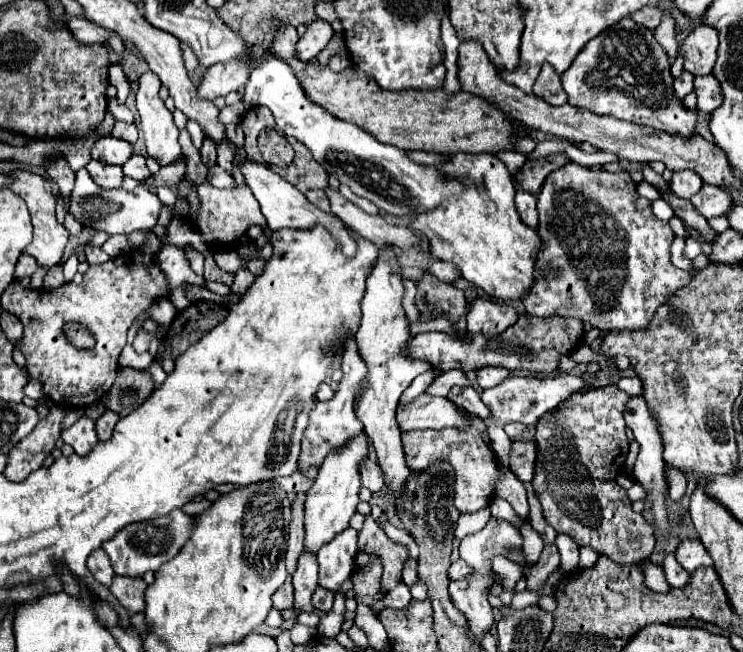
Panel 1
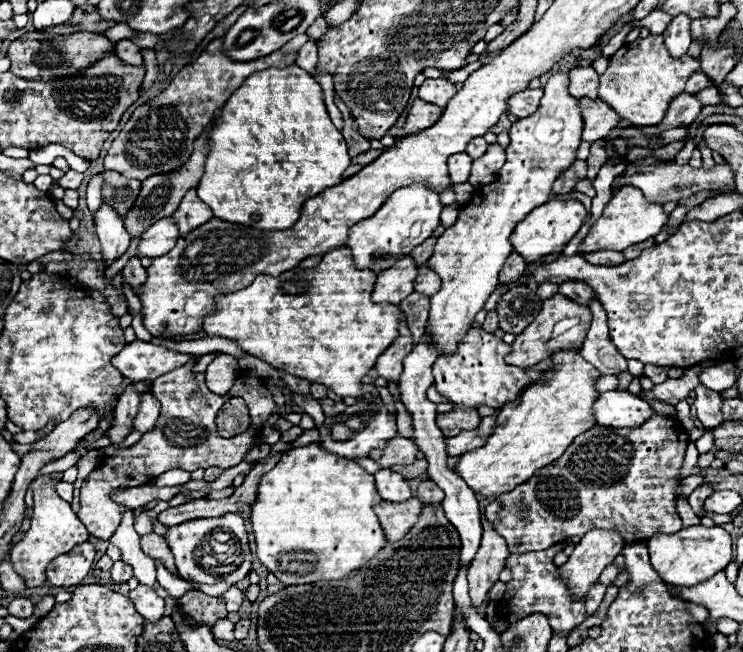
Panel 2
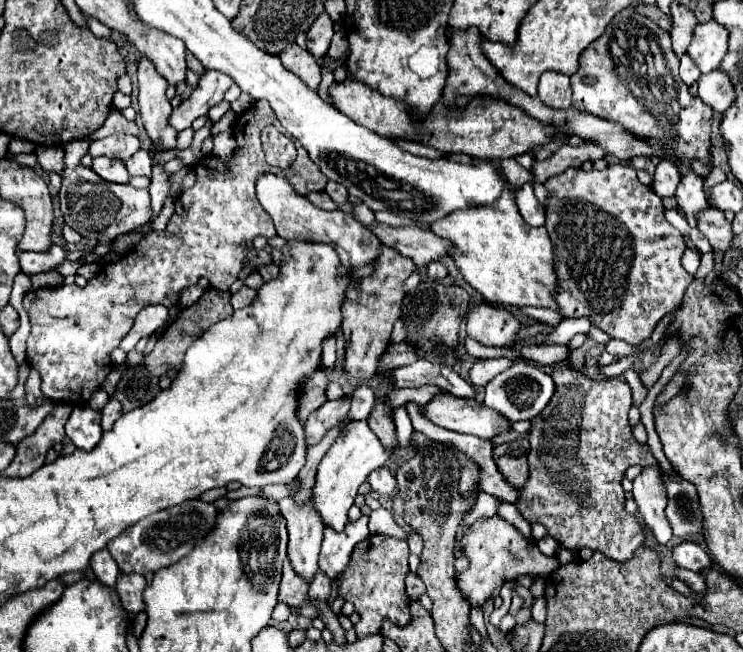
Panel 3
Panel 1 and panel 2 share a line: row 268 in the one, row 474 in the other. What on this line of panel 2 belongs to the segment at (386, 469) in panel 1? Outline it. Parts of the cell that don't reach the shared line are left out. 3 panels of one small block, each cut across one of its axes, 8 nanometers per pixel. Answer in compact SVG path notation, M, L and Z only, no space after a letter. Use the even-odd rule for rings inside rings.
M382 468L374 474L376 490L382 496L382 500L388 502L406 502L412 498L412 490L404 476L392 472L390 468Z

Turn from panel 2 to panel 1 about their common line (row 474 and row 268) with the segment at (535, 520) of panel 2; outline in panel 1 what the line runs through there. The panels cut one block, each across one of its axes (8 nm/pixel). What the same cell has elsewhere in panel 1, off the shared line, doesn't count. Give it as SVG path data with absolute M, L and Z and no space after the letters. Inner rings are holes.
M568 162L550 172L544 180L536 208L540 216L536 230L540 236L540 248L534 266L534 288L530 288L528 296L522 298L522 304L530 316L574 316L590 322L602 332L622 328L638 330L646 328L656 314L656 308L694 276L672 266L670 244L674 240L674 232L668 222L662 222L652 214L650 200L638 196L636 184L630 180L628 172L612 174Z

